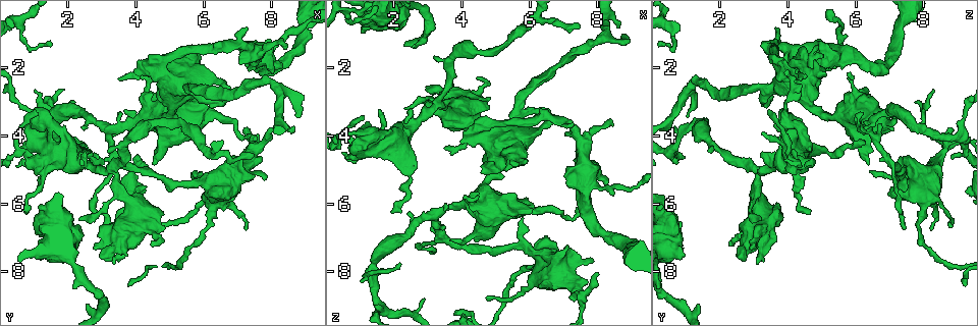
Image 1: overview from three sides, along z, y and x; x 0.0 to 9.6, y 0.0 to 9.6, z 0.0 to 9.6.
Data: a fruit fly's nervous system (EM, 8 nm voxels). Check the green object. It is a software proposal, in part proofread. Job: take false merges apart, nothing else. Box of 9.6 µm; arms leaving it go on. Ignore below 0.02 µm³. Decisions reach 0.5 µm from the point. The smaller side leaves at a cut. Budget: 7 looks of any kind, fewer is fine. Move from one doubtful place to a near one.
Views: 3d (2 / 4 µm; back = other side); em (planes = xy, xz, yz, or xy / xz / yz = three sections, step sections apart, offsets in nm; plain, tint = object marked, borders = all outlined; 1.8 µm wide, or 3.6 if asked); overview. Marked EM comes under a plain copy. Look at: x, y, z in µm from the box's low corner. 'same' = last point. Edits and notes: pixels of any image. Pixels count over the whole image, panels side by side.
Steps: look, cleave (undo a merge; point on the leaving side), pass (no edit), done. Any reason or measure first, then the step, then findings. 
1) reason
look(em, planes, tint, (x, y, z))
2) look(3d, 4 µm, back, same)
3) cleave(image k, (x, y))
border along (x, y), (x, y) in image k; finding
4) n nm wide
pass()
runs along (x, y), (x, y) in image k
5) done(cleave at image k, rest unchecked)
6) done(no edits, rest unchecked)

arms part here
look(em, planes, tint, (1.35, 3.65, 7.85))

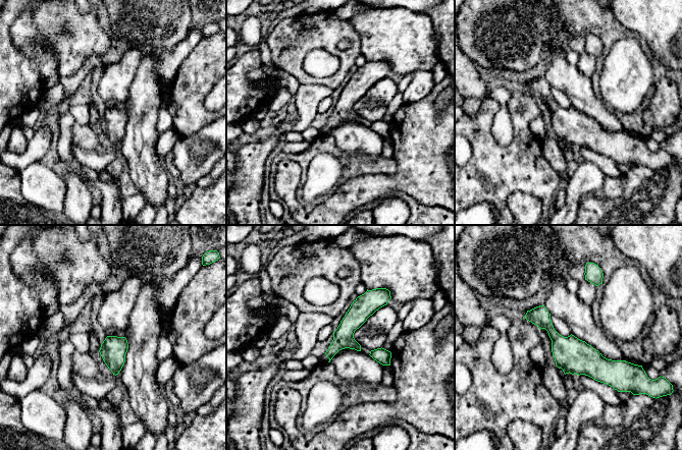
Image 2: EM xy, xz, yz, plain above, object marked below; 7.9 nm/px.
pass()
runs along (529, 313), (575, 356), (621, 371) in image 2; continuous, no second neuron

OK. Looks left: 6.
look(3d, 2 µm, (0.70, 4.40, 4.15))

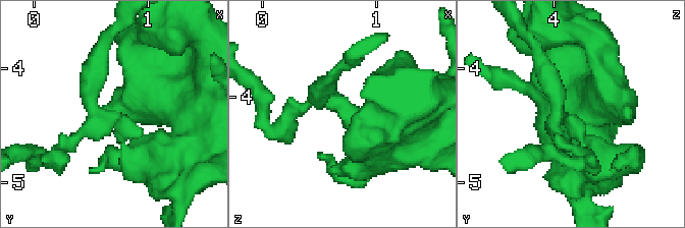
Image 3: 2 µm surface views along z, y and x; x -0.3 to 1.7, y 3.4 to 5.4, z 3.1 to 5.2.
now the EM
look(em, xz, step 8, tint, (0.68, 4.46, 4.10))

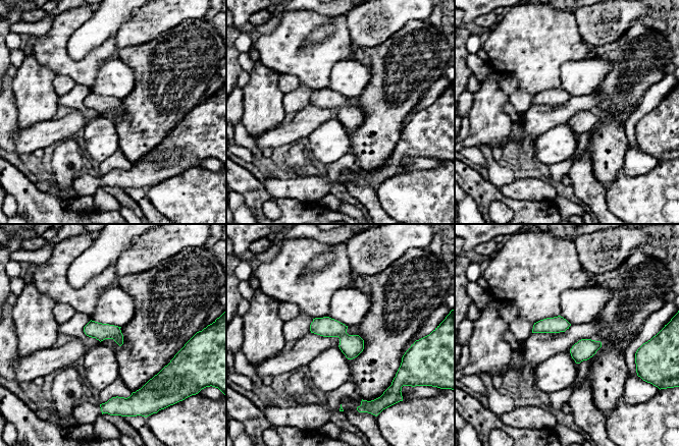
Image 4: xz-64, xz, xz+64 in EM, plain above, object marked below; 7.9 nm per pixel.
another direction
look(em, planes, tint, same)

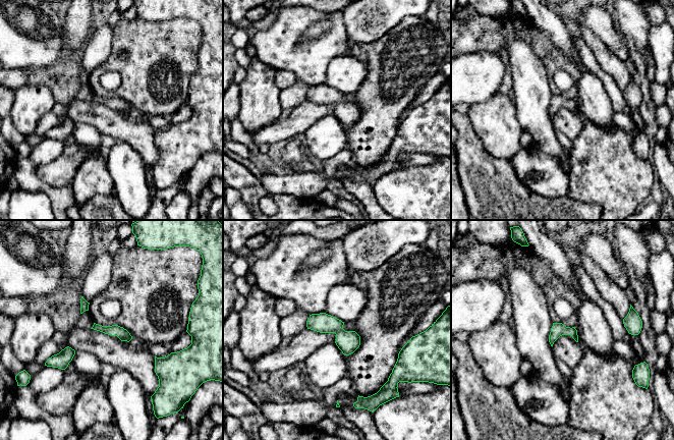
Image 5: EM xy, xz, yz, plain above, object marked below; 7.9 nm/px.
pass()
runs along (96, 326), (117, 330), (128, 337) in image 5; all the same neuron

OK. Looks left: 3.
abrupt turn
look(3d, 4 µm, (7.55, 1.45, 4.15))

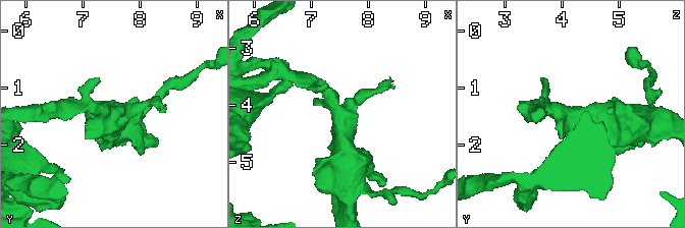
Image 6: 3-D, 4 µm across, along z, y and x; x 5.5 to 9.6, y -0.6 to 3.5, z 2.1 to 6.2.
look(em, planes, tint, (7.55, 1.50, 4.15))

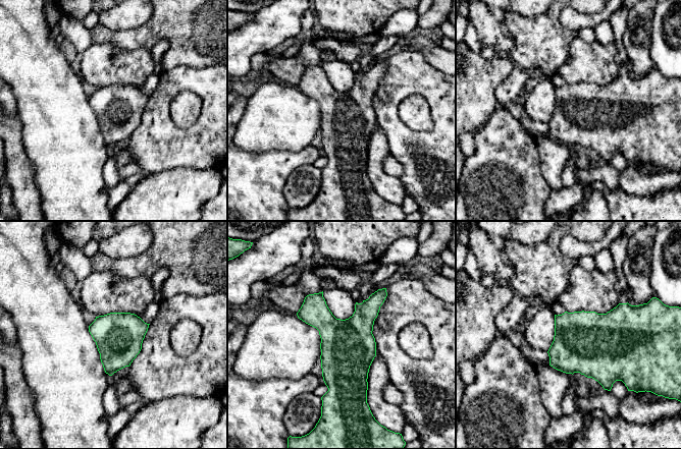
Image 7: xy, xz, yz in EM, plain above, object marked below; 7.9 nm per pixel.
380 nm wide
pass()
continuous, no second neuron

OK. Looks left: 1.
done(no edits, rest unchecked)

